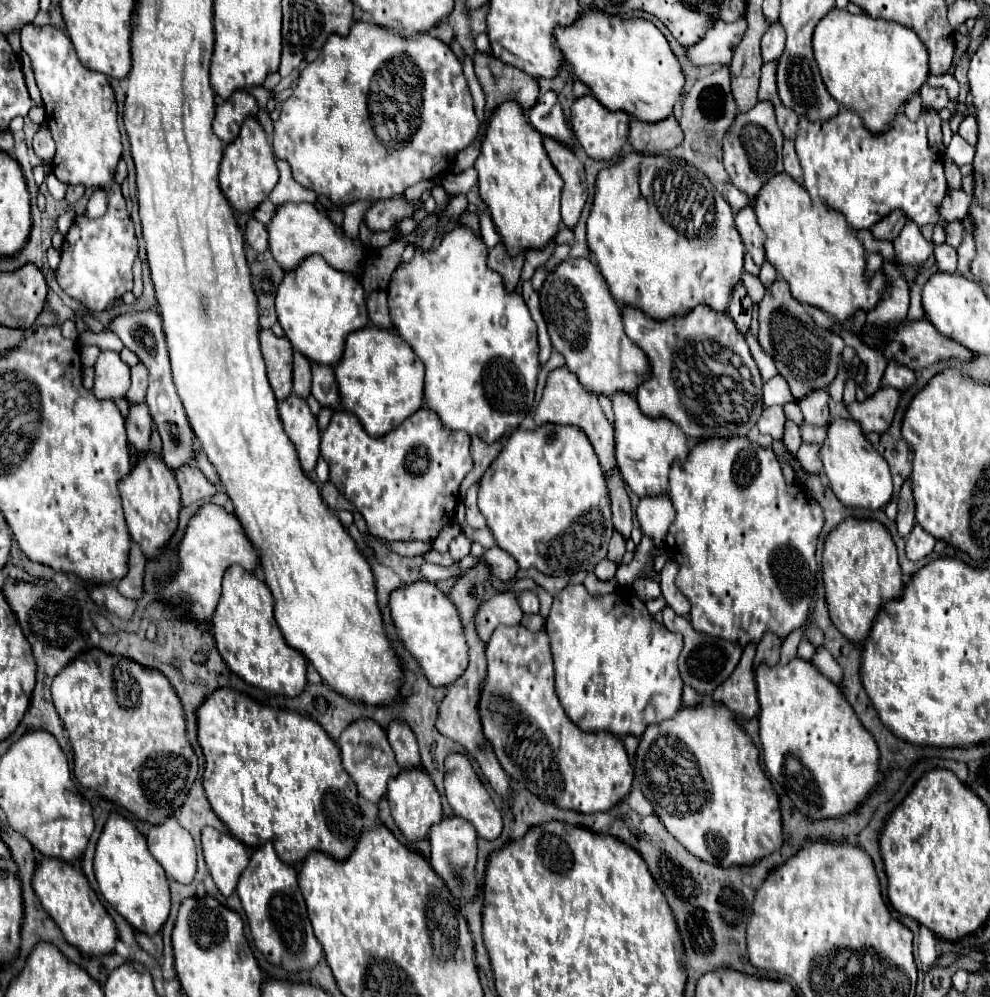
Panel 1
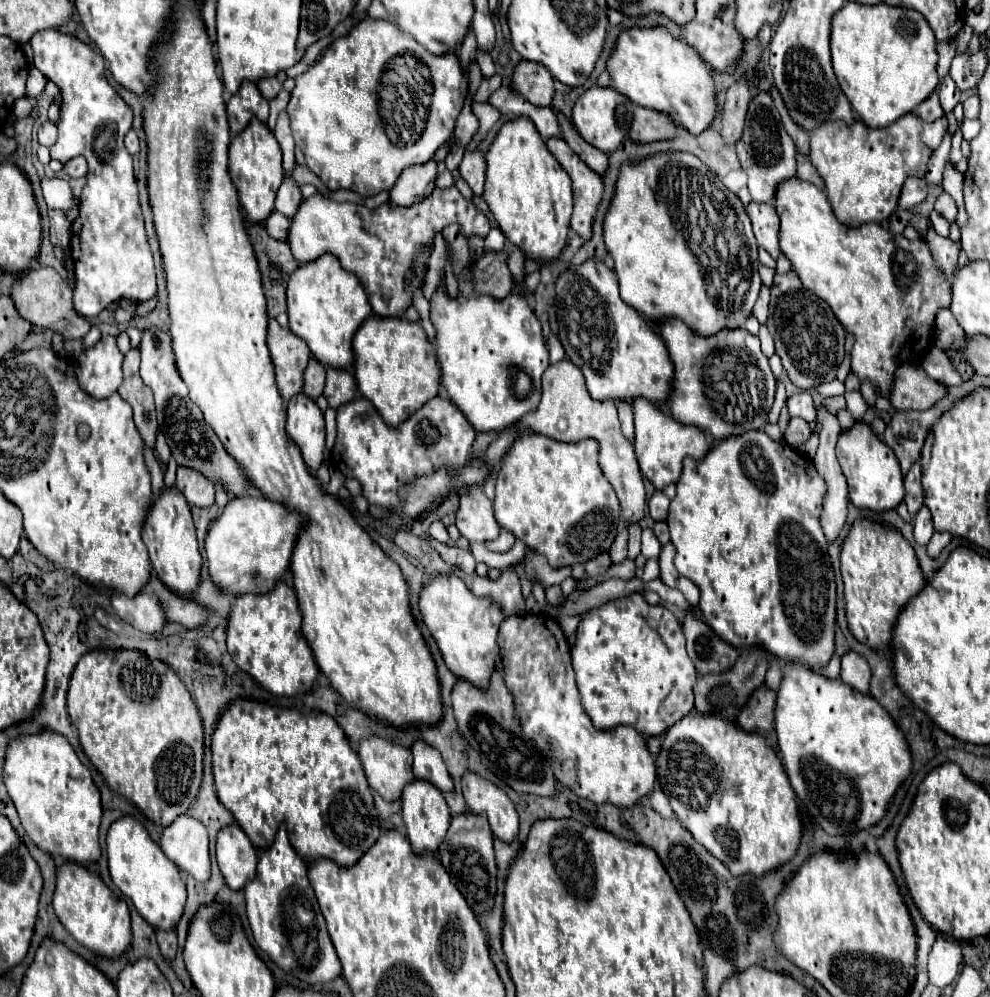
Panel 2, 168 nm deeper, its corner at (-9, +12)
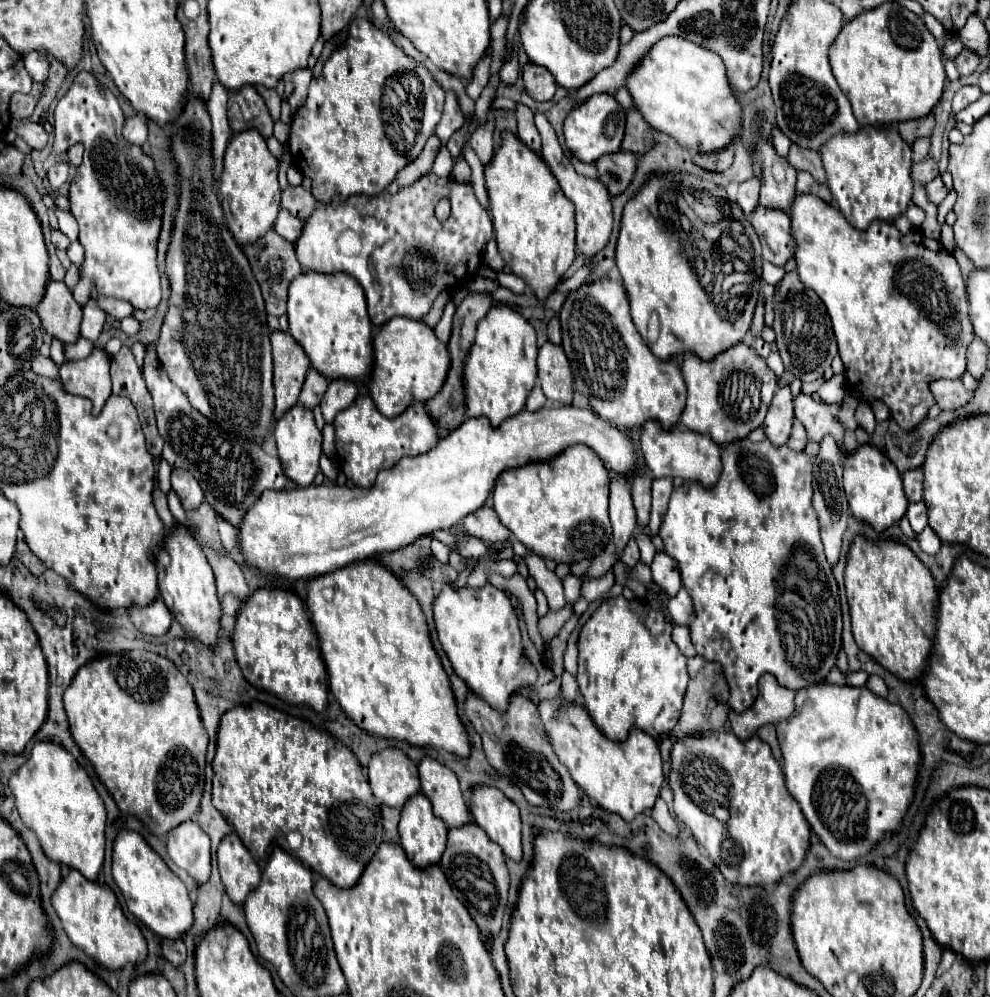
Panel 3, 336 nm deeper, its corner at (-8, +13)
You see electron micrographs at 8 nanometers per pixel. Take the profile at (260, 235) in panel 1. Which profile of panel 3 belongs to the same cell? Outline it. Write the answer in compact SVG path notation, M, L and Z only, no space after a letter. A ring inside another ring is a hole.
M282 209L282 211L278 213L278 219L276 219L276 225L274 225L274 231L276 231L278 235L282 235L286 241L292 241L292 243L294 243L294 241L300 237L302 227L304 227L304 221L292 217L288 211Z

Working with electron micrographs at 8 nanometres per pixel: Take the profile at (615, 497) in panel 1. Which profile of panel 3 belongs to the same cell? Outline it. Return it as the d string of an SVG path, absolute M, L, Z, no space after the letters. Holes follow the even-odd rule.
M630 541L630 543L626 545L624 553L622 553L622 563L624 563L624 565L628 565L630 569L634 569L634 565L638 563L638 559L640 559L638 545L636 545L636 541Z

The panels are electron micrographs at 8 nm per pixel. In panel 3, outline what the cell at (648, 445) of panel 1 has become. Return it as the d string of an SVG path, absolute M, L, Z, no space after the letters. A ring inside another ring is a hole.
M648 421L640 433L640 451L650 473L656 479L682 477L684 481L700 481L704 487L712 487L720 477L720 447L710 437L704 437L700 433L680 429L664 431L656 421Z

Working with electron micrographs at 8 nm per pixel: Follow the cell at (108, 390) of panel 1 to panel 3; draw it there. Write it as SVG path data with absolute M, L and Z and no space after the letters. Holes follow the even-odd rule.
M102 349L80 361L64 361L58 377L66 393L92 401L92 413L100 413L110 397L110 357Z

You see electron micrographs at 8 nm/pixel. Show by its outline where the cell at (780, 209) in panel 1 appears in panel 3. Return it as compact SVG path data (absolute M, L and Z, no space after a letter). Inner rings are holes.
M796 195L794 203L792 203L792 229L794 229L794 239L796 239L796 263L798 263L798 275L800 275L800 281L804 285L808 285L808 289L812 289L826 305L826 311L830 315L830 321L832 321L832 327L834 327L834 335L836 335L836 341L838 341L838 353L840 353L840 359L844 363L844 375L846 375L846 385L848 389L854 389L856 393L860 393L864 399L878 399L882 403L888 405L888 409L892 411L892 419L904 429L904 431L912 431L916 429L924 419L926 419L926 413L928 409L936 403L934 397L932 397L932 391L930 391L930 383L934 379L940 379L940 377L946 377L946 379L958 379L964 375L966 371L966 349L968 345L972 343L974 339L974 329L972 329L972 321L968 317L968 301L966 301L966 285L964 285L964 277L962 277L962 271L956 263L956 259L938 243L938 241L932 241L928 237L924 237L922 233L908 233L908 235L902 235L892 223L886 223L886 221L874 221L866 231L858 231L854 227L850 227L850 223L842 217L842 213L824 203L820 197L812 197L812 195ZM948 303L956 309L954 311L954 317L950 319L950 335L944 333L944 329L938 329L936 325L944 325L944 321L948 321Z

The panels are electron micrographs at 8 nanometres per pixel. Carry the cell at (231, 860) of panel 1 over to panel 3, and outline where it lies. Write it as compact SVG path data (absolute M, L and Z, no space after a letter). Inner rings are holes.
M230 833L220 843L218 867L228 897L236 905L242 905L248 893L260 883L260 867L236 833Z

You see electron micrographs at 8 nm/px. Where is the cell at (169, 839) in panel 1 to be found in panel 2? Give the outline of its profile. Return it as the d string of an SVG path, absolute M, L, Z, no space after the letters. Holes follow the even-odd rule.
M187 814L177 816L167 828L163 828L159 846L169 860L189 872L197 882L209 880L209 840L205 826L201 826L197 818Z

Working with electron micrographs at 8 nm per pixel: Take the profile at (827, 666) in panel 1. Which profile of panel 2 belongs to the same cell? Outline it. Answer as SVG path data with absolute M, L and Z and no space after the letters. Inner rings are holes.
M849 650L847 654L843 654L843 658L841 658L841 680L845 684L867 694L869 678L871 678L871 670L869 670L867 662L857 652Z

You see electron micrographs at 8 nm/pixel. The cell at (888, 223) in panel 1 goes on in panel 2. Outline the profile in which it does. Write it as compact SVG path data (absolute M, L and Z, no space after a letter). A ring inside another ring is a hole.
M909 178L901 190L899 198L899 208L901 210L911 210L913 206L921 204L927 196L927 182L921 178Z

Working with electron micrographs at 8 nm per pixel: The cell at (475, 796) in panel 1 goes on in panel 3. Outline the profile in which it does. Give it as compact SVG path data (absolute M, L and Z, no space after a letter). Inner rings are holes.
M476 787L470 799L470 811L478 827L502 847L512 861L522 859L522 835L518 807L496 787Z

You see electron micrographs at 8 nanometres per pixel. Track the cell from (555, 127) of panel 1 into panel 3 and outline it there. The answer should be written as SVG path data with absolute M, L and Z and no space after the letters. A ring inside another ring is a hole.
M618 151L614 155L608 155L596 161L600 181L610 191L612 197L628 189L636 173L636 163L638 163L638 157L634 153L624 153L624 151Z

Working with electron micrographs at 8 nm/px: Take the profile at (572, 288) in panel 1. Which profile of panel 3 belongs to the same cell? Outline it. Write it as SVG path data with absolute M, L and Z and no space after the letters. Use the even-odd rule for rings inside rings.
M604 277L592 285L578 287L564 301L560 323L562 323L562 349L572 365L574 385L584 397L588 397L592 411L600 419L630 433L634 429L642 429L642 425L650 419L658 421L660 427L666 431L676 427L686 405L684 377L674 361L656 359L648 349L648 345L644 343L644 339L640 337L640 333L636 331L634 321L630 317L630 303L622 283Z

